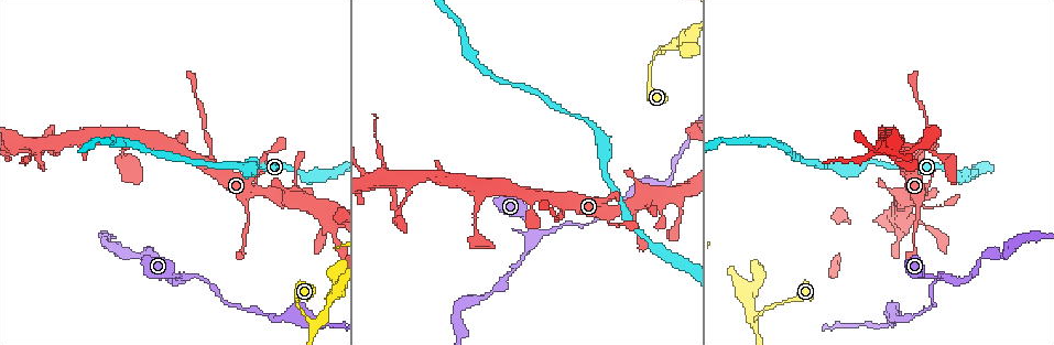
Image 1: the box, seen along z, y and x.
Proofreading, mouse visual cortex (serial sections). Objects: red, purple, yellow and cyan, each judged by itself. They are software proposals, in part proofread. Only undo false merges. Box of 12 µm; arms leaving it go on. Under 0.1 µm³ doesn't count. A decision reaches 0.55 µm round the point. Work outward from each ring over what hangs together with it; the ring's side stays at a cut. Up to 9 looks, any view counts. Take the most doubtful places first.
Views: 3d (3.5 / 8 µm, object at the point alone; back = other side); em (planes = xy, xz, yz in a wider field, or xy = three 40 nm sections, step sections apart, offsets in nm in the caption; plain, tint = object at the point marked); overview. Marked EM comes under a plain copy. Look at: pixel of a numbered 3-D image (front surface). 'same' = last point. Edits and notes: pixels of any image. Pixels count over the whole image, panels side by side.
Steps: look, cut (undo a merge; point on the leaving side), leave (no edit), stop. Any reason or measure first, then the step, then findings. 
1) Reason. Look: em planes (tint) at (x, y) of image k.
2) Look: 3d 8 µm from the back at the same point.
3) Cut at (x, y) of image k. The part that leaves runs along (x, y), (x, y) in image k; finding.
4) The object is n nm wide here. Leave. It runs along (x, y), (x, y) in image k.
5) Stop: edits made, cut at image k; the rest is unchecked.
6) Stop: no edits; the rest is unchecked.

Three-way junction. Look: 3d 3.5 µm at (943, 279) of image 1.

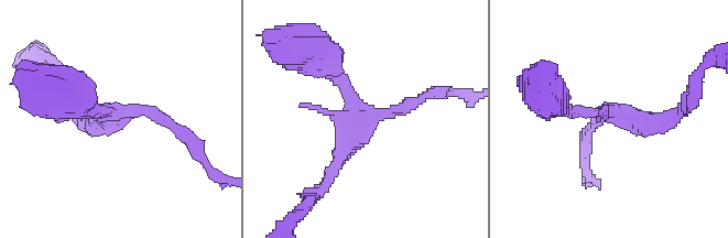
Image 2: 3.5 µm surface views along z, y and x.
Look: em xy step 1 (tint) at (604, 111) of image 2.

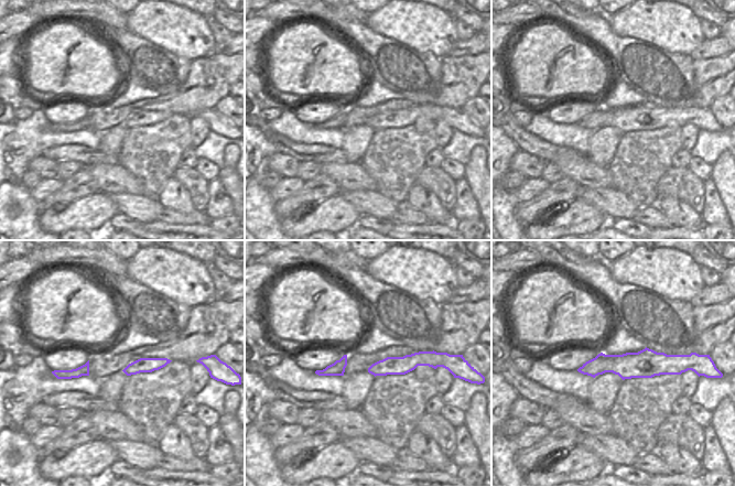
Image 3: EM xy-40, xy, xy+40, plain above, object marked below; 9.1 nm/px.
Another direction. Look: em xy step 2 (tint) at the same point.

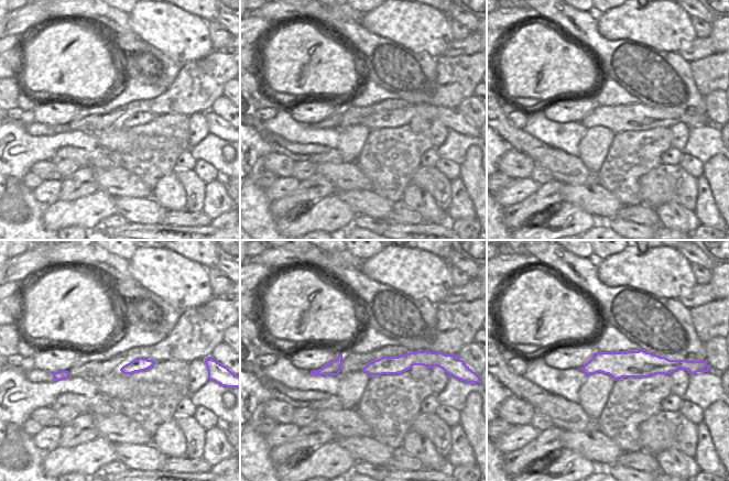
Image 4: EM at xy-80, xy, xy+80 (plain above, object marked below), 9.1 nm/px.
Leave. It runs along (667, 368), (595, 364), (585, 369) in image 4; all the same cell.

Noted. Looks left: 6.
Three arms meet. Look: 3d 3.5 µm at (665, 45) of image 1.

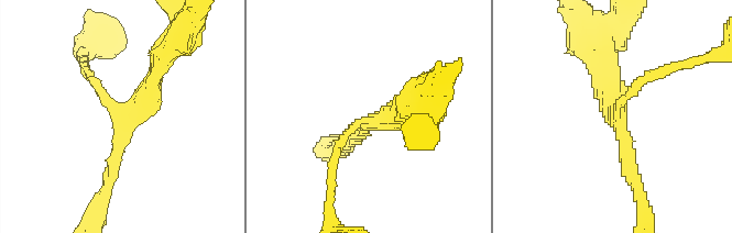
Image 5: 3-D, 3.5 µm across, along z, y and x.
3 arms meet here; the arms are 150, 200, 300 nm wide; need the tissue. Look: em planes (tint) at (371, 120) of image 5.

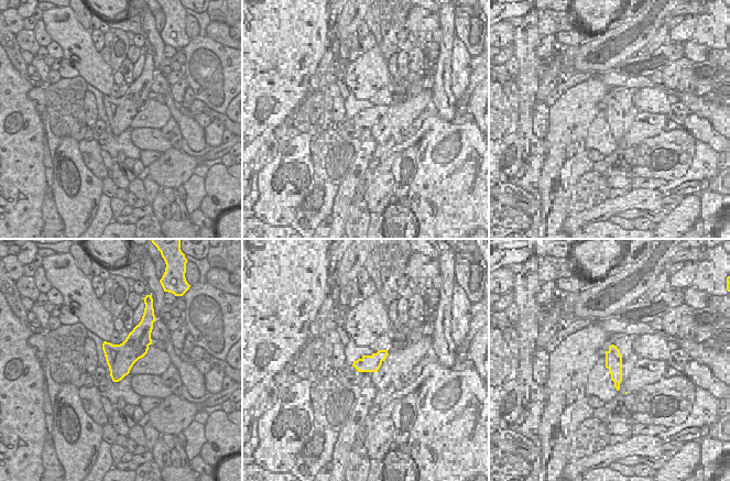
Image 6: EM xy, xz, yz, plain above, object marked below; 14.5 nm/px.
Look: em xy step 3 (tint) at the same point.

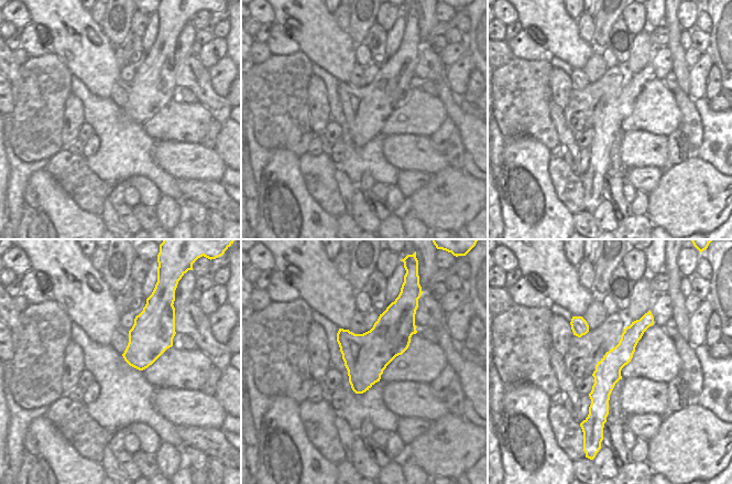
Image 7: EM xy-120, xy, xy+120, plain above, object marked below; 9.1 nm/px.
Leave. Continuous, no second cell.

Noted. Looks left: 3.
A fork. Look: 3d 3.5 µm at (212, 169) of image 1.

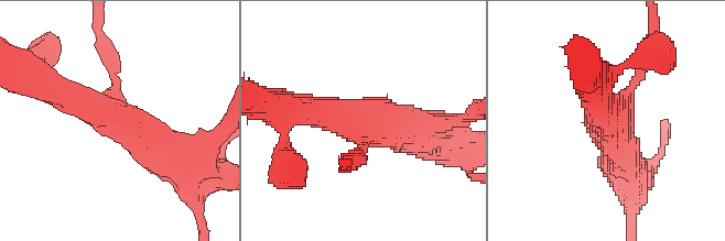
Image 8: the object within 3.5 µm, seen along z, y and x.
Look: em planes (tint) at (114, 120) of image 8.

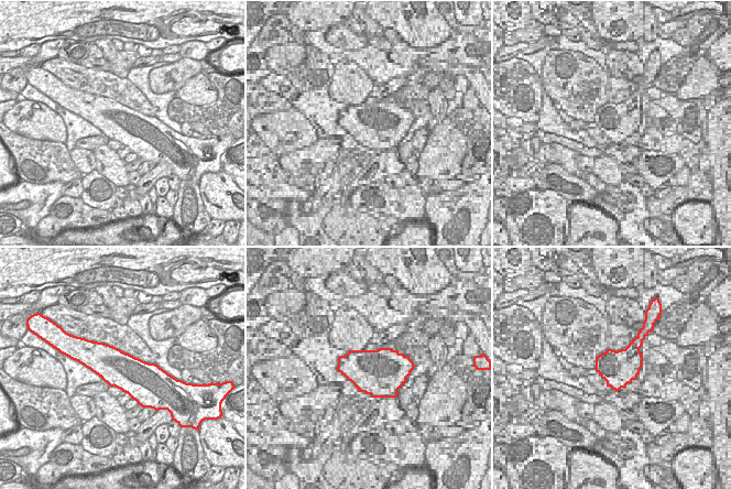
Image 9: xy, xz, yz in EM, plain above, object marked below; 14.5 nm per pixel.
Look: em xy step 5 (tint) at the same point.

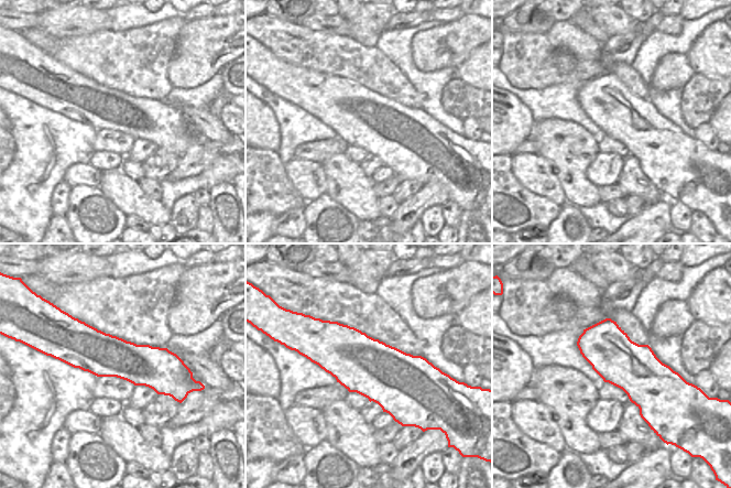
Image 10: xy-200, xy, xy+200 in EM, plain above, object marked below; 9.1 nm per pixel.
Leave. It runs along (175, 162), (125, 121), (50, 90) in image 8; continuous, no second cell.

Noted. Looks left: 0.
Stop: no edits; the rest is unchecked.

